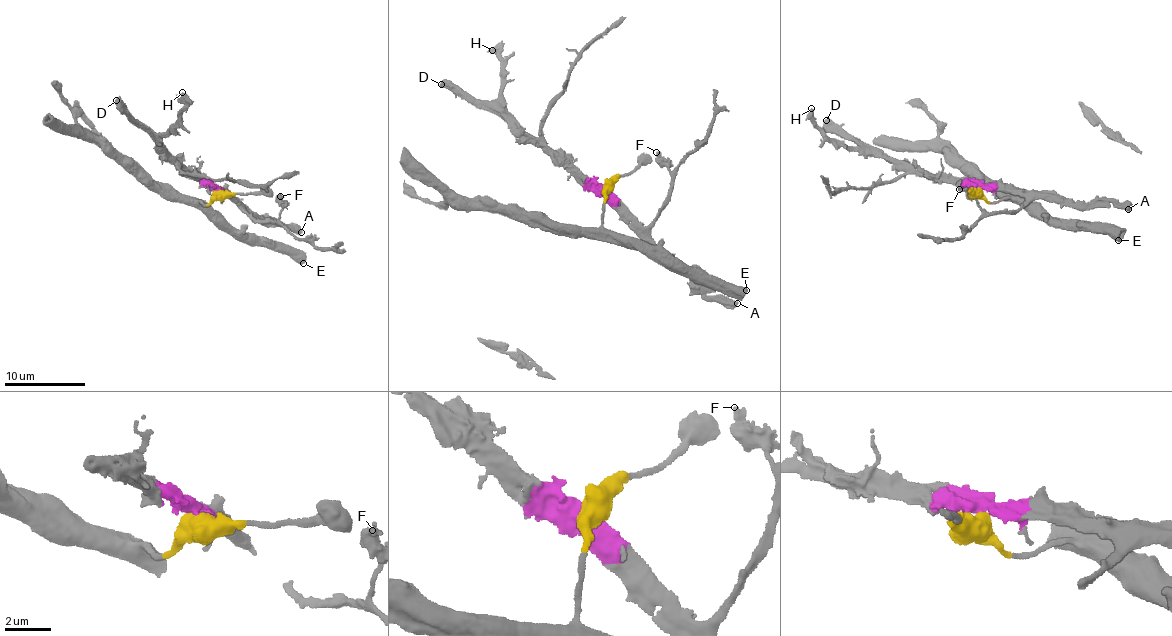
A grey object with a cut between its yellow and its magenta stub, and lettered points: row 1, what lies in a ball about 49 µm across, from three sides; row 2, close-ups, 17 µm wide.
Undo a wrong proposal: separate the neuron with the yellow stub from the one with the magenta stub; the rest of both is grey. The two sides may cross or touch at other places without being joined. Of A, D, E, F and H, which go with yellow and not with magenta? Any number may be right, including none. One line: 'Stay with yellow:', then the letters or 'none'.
Stay with yellow: E

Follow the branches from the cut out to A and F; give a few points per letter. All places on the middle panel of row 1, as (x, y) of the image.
A: (604, 189), (627, 218), (711, 295), (737, 303)
F: (604, 189), (627, 216), (642, 227), (653, 221), (660, 212), (671, 176), (667, 163), (656, 151)

